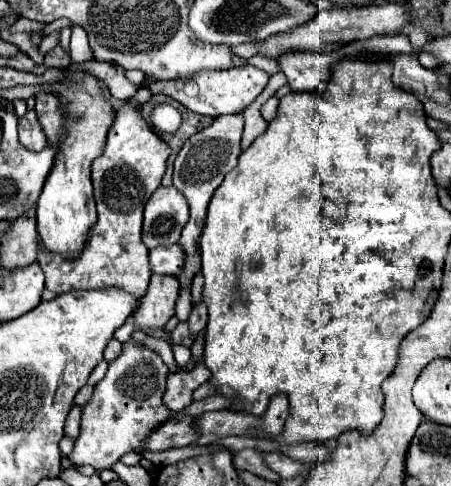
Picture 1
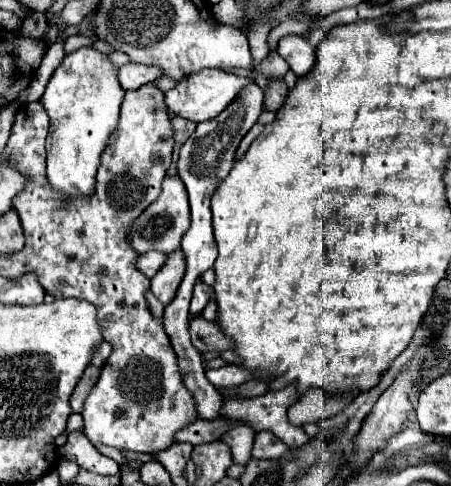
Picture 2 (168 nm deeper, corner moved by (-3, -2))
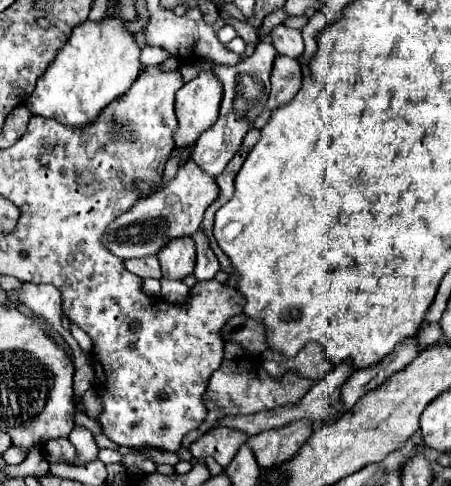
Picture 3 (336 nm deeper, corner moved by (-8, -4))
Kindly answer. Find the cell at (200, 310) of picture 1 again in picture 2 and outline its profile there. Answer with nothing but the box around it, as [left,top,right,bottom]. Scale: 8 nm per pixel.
[191,277,211,315]

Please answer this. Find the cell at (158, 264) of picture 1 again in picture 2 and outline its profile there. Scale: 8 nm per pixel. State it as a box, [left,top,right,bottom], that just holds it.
[135,251,167,277]

